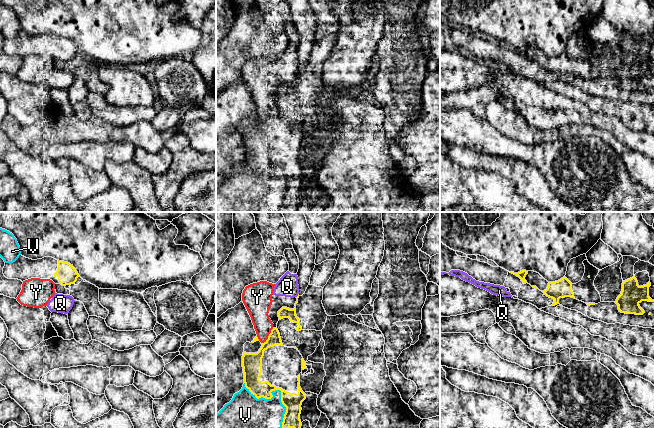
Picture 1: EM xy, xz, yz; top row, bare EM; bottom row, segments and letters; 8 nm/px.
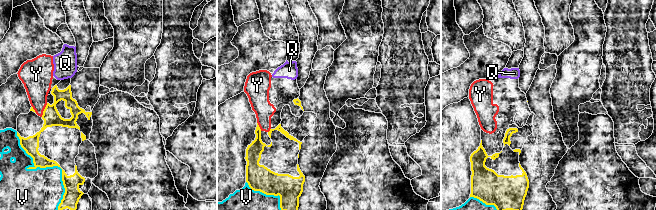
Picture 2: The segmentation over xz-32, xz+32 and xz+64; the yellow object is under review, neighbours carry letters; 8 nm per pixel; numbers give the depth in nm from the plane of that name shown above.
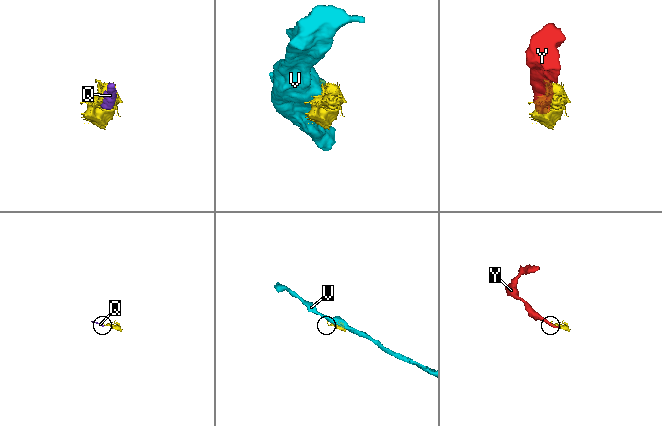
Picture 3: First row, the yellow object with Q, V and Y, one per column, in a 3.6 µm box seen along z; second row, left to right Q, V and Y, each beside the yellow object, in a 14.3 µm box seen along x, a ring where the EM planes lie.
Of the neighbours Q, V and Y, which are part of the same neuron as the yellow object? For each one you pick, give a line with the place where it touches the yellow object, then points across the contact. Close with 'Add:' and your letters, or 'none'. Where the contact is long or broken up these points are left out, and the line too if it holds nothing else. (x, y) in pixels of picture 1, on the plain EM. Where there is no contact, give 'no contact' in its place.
Add: none

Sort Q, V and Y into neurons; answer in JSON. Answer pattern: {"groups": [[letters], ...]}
{"groups": [["Q", "Y"], ["V"]]}

